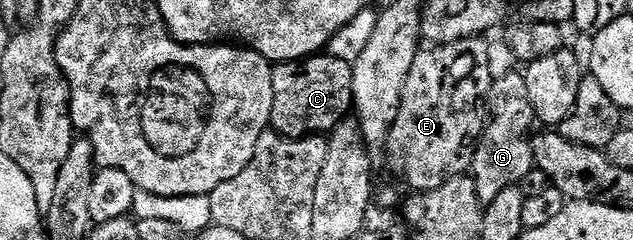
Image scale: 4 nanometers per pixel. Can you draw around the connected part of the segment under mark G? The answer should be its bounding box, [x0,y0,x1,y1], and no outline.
[470,70,536,206]

